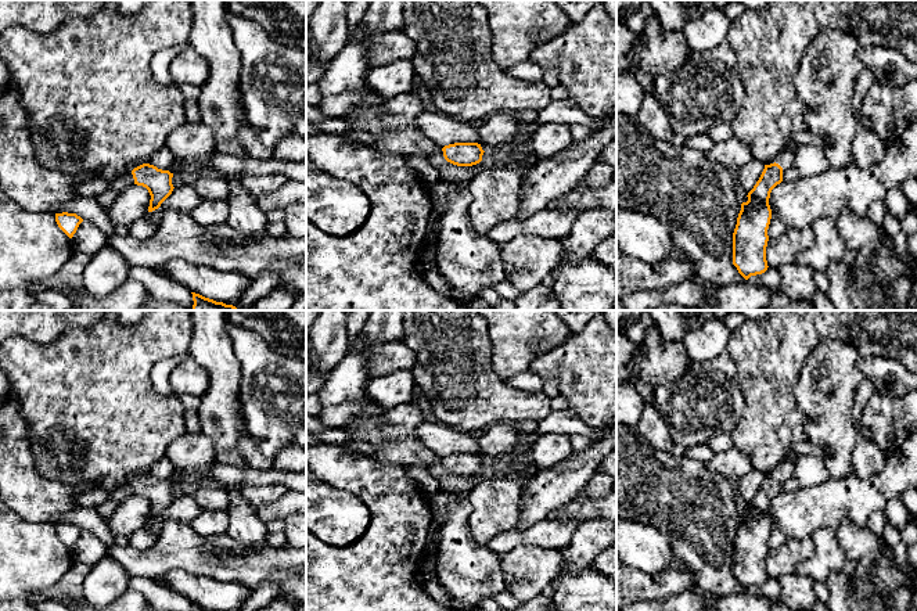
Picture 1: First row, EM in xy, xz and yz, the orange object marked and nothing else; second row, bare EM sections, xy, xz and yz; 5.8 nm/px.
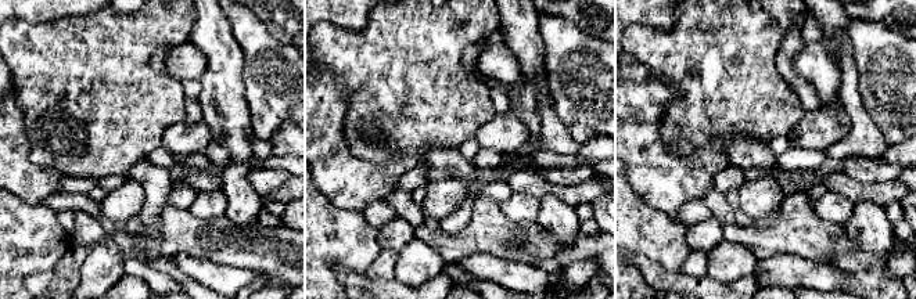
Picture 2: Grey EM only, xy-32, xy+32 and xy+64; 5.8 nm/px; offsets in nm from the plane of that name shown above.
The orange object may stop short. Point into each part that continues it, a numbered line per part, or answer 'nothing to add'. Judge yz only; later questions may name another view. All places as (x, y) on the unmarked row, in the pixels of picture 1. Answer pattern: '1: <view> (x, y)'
1: yz (786, 468)

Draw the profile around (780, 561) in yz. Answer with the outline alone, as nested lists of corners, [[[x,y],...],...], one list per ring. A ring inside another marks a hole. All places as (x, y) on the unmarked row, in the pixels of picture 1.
[[[812,536],[802,539],[787,539],[778,549],[767,551],[766,571],[769,578],[792,574],[796,565],[814,553]]]

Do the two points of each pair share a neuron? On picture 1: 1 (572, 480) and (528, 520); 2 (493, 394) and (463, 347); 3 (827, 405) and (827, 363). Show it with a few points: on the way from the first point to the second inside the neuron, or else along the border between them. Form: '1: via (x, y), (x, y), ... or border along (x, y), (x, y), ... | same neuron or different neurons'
1: via (561, 485), (538, 509) | same neuron
2: via (482, 383), (463, 363), (463, 358) | same neuron
3: via (826, 395), (827, 373) | same neuron

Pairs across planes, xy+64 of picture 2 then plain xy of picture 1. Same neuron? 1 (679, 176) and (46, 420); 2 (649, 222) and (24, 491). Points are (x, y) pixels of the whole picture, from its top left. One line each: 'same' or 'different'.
1: different
2: different

